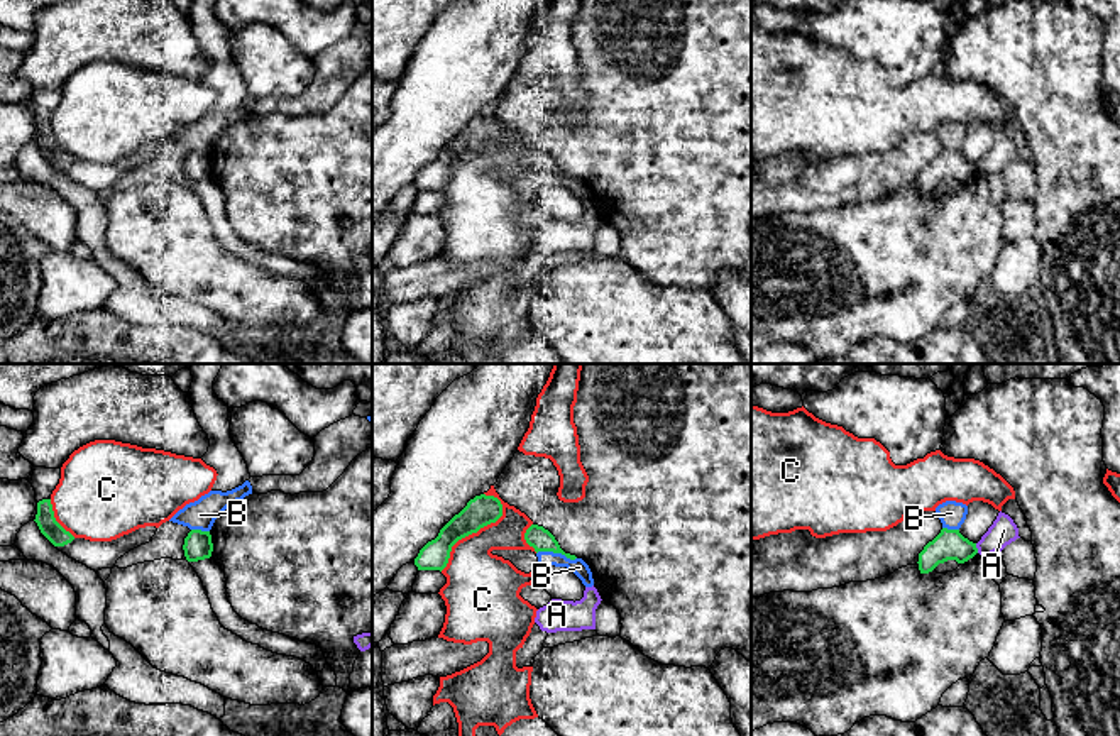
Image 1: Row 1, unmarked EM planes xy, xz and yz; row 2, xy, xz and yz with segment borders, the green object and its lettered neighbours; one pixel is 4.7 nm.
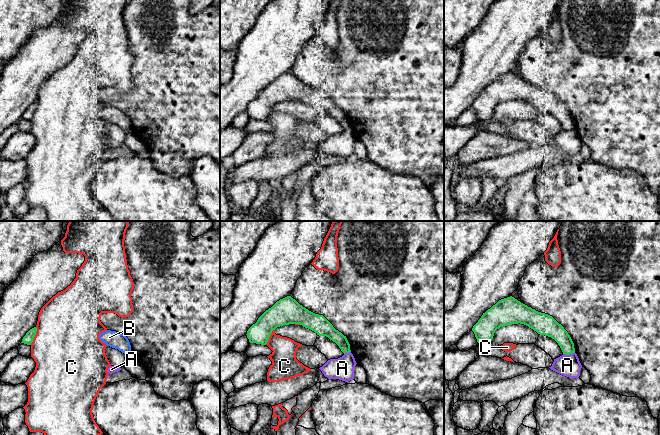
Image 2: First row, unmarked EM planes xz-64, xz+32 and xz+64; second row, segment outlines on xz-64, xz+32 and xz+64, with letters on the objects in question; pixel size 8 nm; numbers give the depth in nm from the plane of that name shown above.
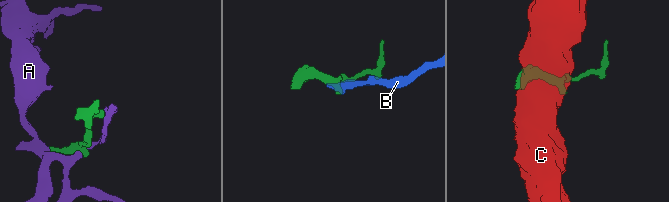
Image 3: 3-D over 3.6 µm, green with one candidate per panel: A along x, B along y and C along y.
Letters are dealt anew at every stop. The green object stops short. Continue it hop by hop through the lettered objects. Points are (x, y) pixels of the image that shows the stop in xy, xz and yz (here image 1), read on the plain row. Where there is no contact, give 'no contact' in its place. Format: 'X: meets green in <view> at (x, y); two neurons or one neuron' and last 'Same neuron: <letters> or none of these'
A: meets green in yz at (977, 170); two neurons
B: meets green in xz at (557, 173); two neurons
C: meets green in xz at (474, 153); two neurons
Same neuron: none of these

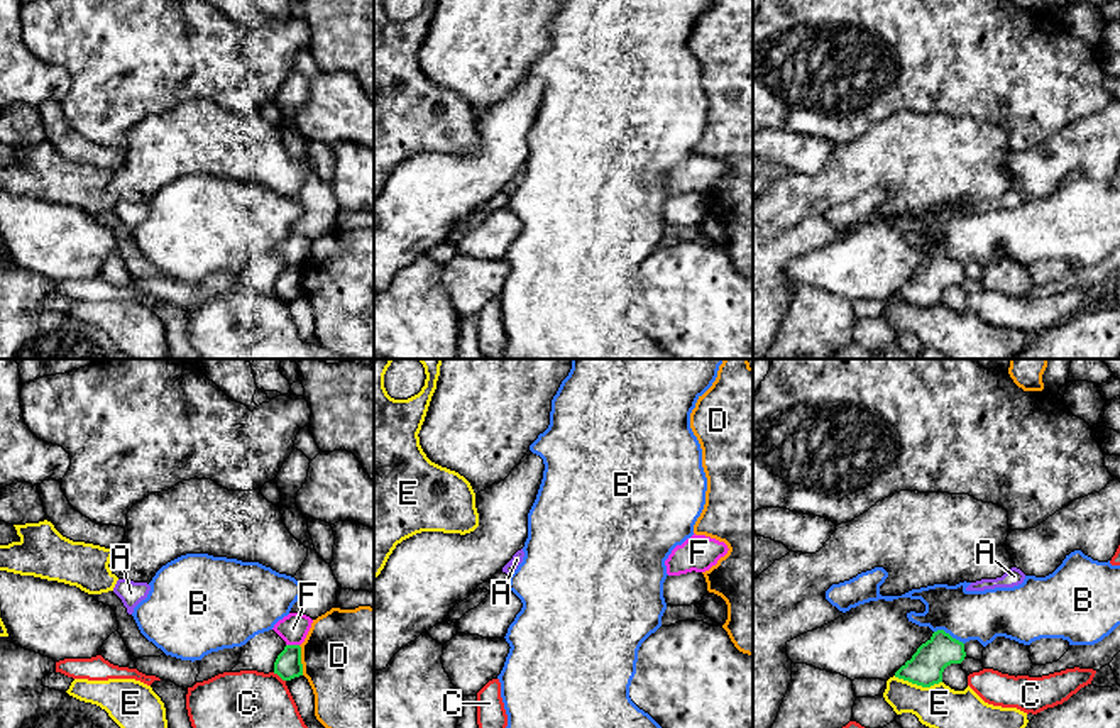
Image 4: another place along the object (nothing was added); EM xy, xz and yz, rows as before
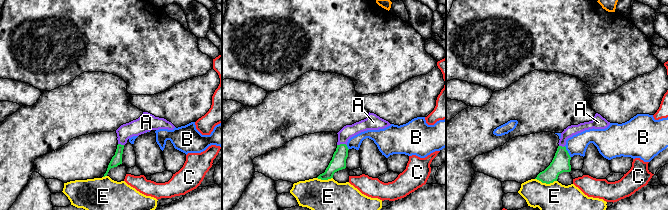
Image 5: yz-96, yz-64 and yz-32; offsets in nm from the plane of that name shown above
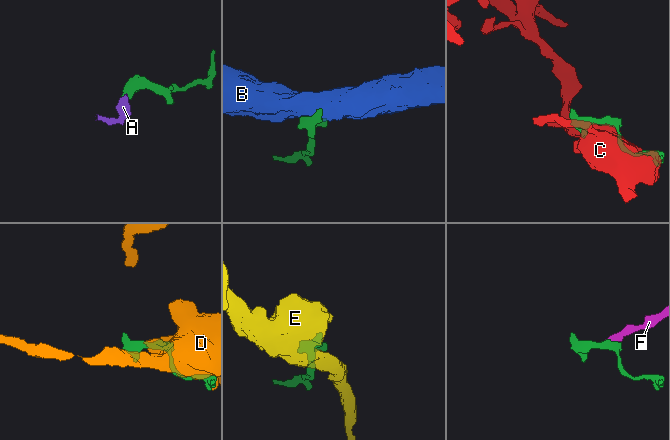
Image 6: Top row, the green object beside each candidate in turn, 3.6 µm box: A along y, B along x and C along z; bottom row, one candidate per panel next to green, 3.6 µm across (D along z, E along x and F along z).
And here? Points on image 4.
A: no contact; one neuron
B: meets green in yz at (948, 254); two neurons
C: meets green in xy at (280, 297); two neurons
D: meets green in xy at (300, 281); two neurons
E: meets green in yz at (917, 305); two neurons
F: meets green in xy at (293, 266); two neurons
Same neuron: A

